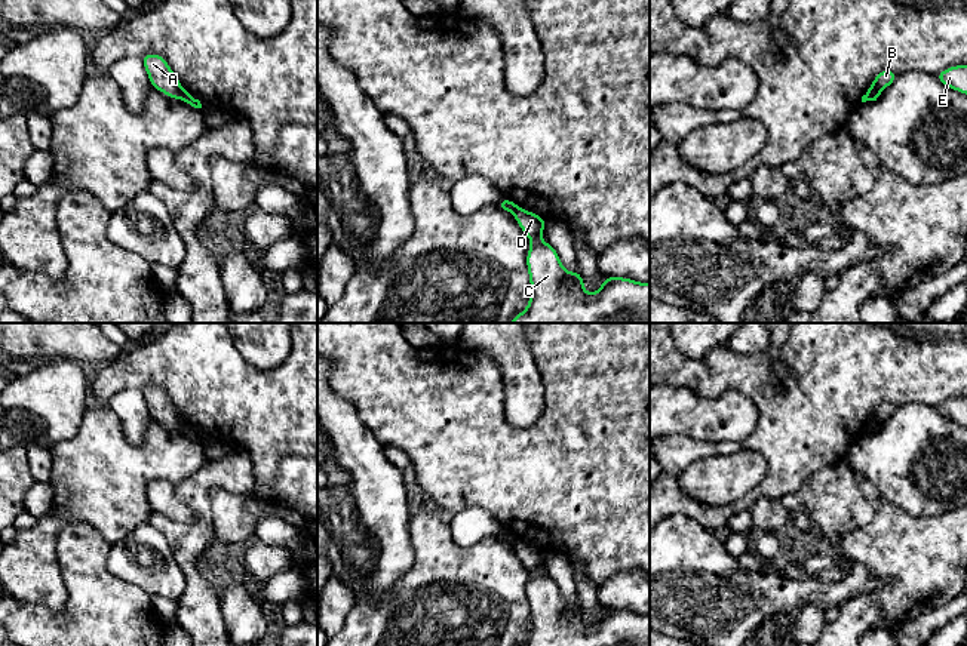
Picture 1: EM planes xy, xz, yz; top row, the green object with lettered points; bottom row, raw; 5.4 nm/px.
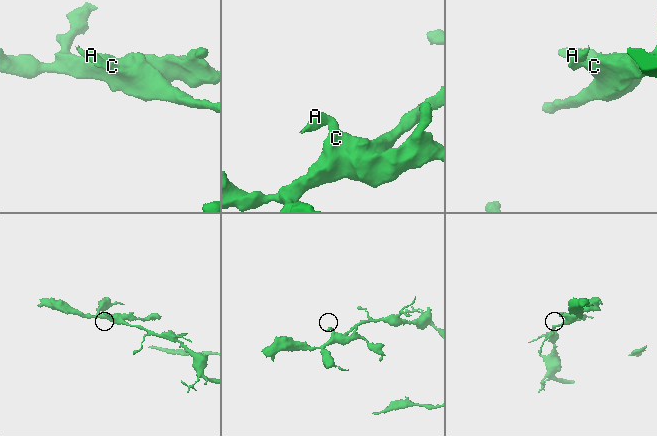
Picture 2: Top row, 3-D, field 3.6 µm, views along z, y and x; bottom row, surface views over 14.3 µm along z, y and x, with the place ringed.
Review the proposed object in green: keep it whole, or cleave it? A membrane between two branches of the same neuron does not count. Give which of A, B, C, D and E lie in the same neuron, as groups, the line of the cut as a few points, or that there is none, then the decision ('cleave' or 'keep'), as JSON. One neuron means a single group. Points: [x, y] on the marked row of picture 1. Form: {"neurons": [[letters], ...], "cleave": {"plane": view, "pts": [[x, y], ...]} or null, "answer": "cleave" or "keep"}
{"neurons": [["A", "B"], ["C", "D", "E"]], "cleave": {"plane": "xy", "pts": [[186, 92], [181, 98]]}, "answer": "cleave"}

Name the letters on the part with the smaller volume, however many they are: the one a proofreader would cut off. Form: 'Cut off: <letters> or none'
Cut off: A, B

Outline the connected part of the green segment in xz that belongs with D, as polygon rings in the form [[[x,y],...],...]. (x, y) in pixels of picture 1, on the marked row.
[[[518,207],[513,216],[531,240],[527,253],[531,298],[528,307],[509,323],[650,323],[650,283],[605,276],[601,287],[593,293],[587,293],[578,270],[574,273],[567,271],[556,249],[541,240],[546,219],[522,207]]]

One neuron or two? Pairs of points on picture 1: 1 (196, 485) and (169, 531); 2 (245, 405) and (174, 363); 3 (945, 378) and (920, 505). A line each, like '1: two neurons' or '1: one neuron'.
1: one neuron
2: one neuron
3: two neurons

